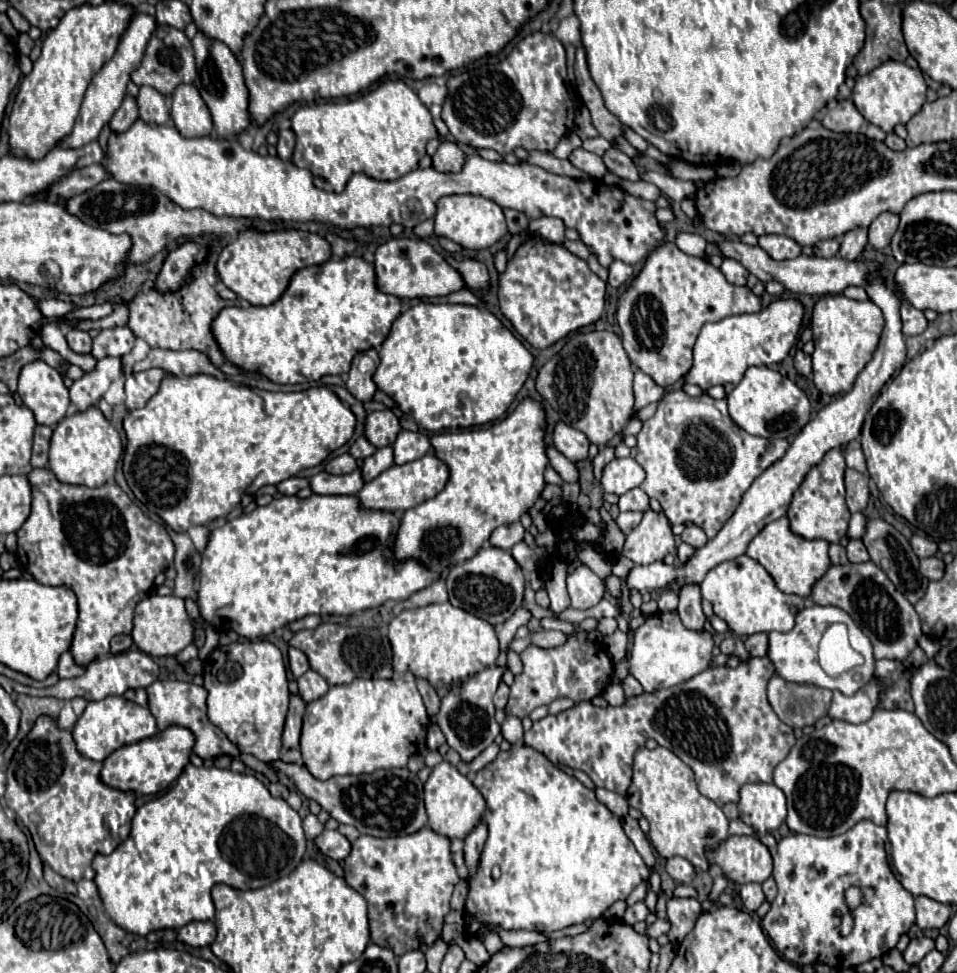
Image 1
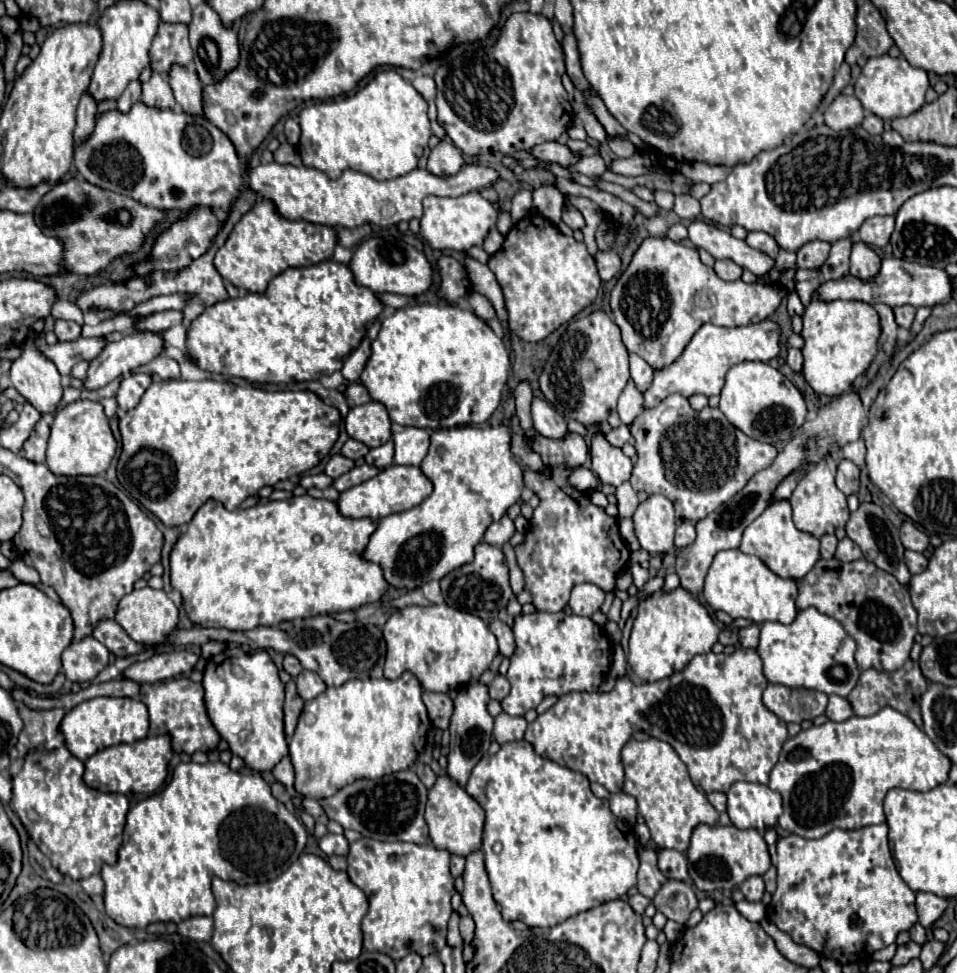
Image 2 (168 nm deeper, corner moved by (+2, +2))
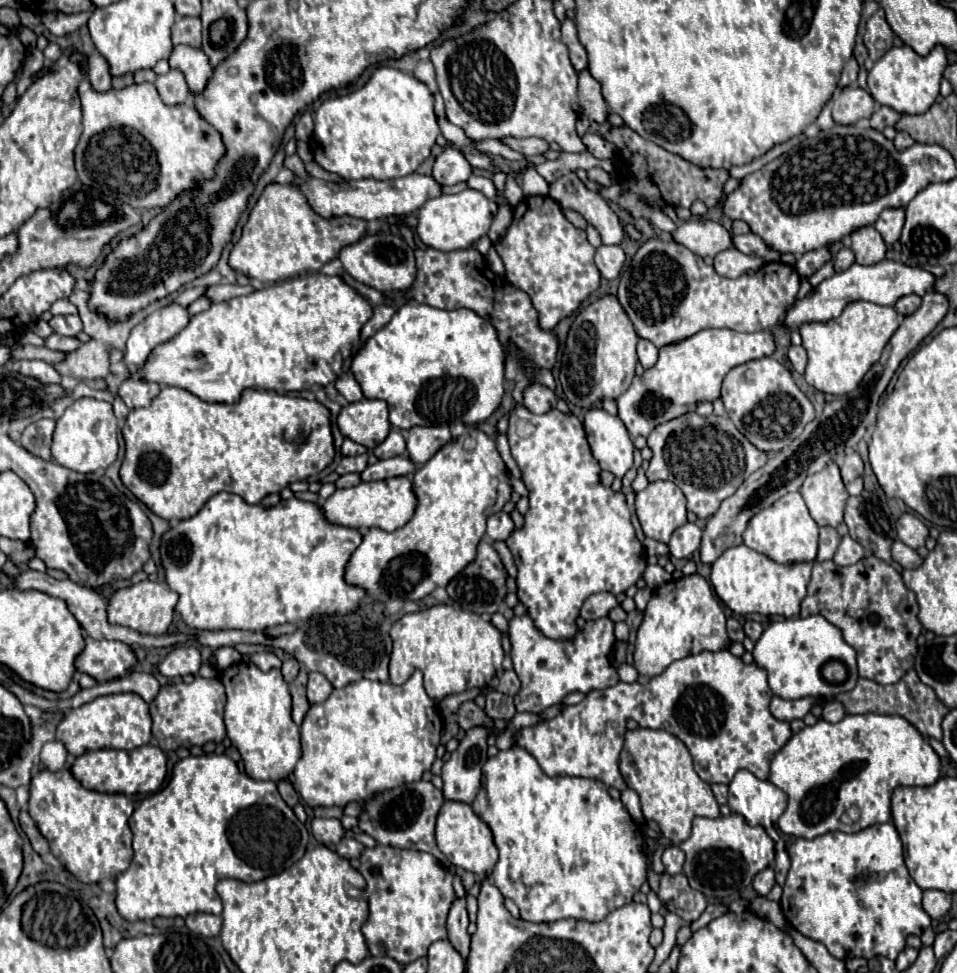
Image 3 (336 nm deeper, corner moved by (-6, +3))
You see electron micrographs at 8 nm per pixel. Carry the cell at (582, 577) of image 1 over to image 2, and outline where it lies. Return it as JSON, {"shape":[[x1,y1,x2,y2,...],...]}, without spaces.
{"shape":[[582,583,572,589,570,607,576,615,592,615,604,603,604,591,592,583]]}

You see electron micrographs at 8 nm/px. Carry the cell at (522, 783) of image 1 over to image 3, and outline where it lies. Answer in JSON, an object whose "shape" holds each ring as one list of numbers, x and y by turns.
{"shape":[[522,746,502,750,484,764,484,786,472,808,490,826,500,852,492,870,494,886,520,908,520,916,528,922,562,918,598,922,614,908,630,904,646,882,646,854,642,852,646,842,622,802,610,798,600,780,544,774,536,758]]}

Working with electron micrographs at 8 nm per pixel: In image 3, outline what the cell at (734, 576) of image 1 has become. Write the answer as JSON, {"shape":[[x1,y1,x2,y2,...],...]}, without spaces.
{"shape":[[740,544,740,546,728,548,712,564,710,582,712,582,718,598,738,616,758,612,764,616,778,614,784,618,792,618,792,616,800,614,800,602,806,596,810,570,812,570,812,566,806,562,792,564,792,566,776,564,770,558,766,558,764,554]]}

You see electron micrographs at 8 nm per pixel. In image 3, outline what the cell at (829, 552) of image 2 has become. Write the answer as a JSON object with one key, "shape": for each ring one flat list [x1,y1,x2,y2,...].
{"shape":[[820,528,820,548,818,548,818,562,832,560,834,552,840,544,840,536,834,528]]}

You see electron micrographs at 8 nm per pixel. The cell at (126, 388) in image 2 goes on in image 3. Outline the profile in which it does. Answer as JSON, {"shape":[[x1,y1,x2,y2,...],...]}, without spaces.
{"shape":[[128,378,118,388,118,396,124,400,124,404,128,408,142,408,142,406,148,406,152,402,152,396,156,396,158,390,160,390,158,384,150,384,146,380]]}

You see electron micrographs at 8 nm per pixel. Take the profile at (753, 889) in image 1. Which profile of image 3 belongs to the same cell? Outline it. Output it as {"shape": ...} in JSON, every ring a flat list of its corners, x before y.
{"shape":[[766,868,764,872,760,872,760,874,754,876,754,890,756,890,760,896,766,896,766,894,772,890,774,884,776,884,776,882,774,882,774,870,772,870,772,868]]}

